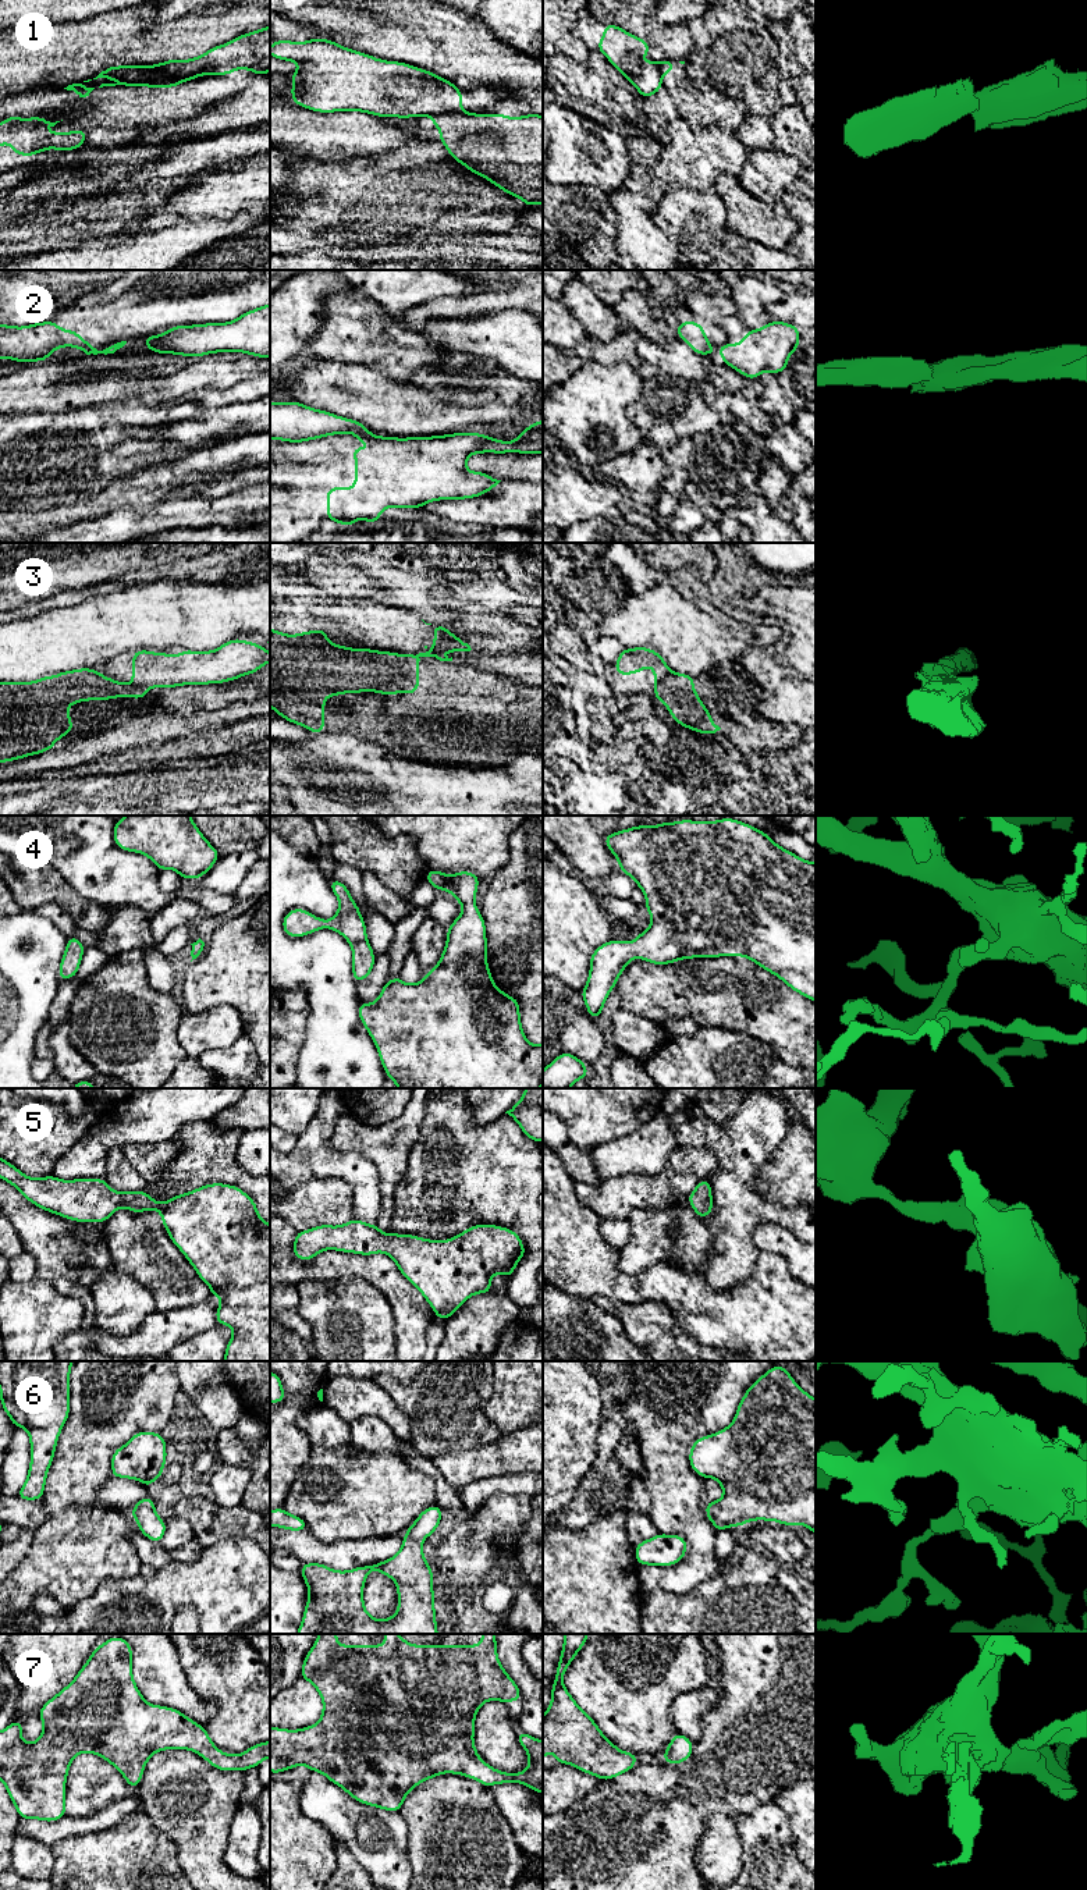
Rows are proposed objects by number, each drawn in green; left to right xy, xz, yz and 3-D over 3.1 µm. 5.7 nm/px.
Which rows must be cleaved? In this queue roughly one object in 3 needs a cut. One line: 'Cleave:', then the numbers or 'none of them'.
Cleave: 1, 2, 3

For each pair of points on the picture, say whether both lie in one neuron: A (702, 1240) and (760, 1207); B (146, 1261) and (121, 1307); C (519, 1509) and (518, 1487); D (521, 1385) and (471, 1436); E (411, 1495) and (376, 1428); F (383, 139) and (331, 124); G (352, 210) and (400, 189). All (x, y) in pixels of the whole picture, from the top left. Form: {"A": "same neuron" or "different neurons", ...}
{"A": "different neurons", "B": "different neurons", "C": "different neurons", "D": "different neurons", "E": "different neurons", "F": "same neuron", "G": "same neuron"}

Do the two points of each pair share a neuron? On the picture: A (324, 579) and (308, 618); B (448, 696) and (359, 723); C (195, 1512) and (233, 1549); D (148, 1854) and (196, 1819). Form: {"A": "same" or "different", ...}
{"A": "different", "B": "same", "C": "different", "D": "different"}

